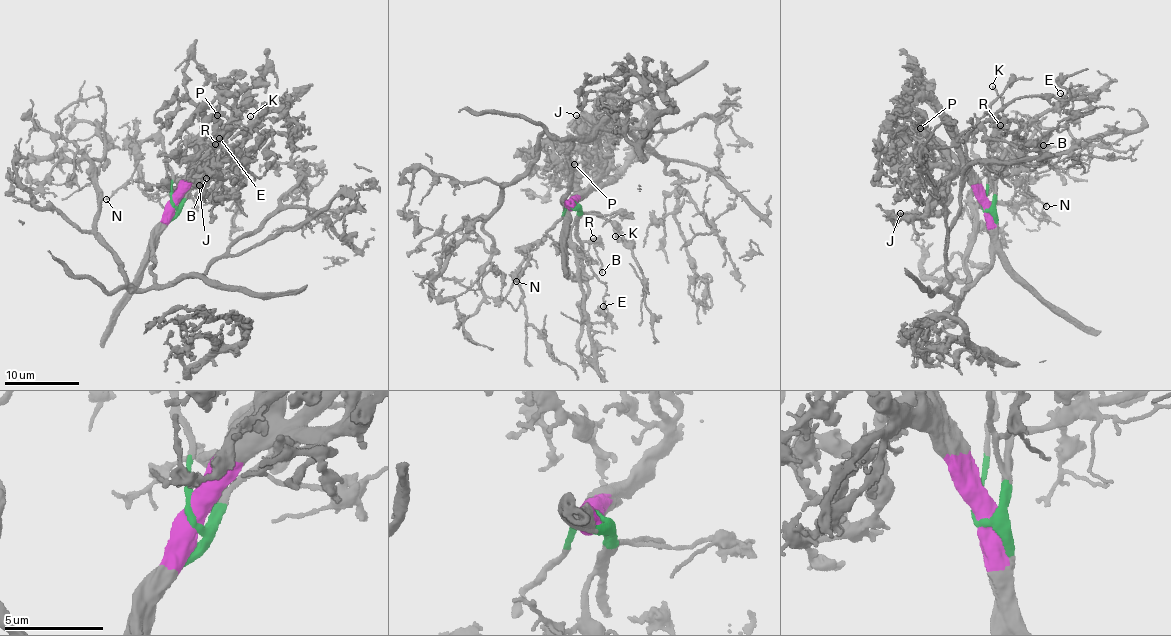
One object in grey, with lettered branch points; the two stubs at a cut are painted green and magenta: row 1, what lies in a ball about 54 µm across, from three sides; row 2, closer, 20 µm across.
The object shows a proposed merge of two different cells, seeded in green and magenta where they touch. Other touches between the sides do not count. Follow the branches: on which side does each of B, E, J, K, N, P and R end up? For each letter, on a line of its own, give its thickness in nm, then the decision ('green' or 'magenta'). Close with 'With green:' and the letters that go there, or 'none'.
B: calibre 240 nm; green
E: calibre 170 nm; green
J: calibre 200 nm; magenta
K: calibre 140 nm; green
N: calibre 130 nm; green
P: calibre 160 nm; magenta
R: calibre 220 nm; green
With green: B, E, K, N, R

